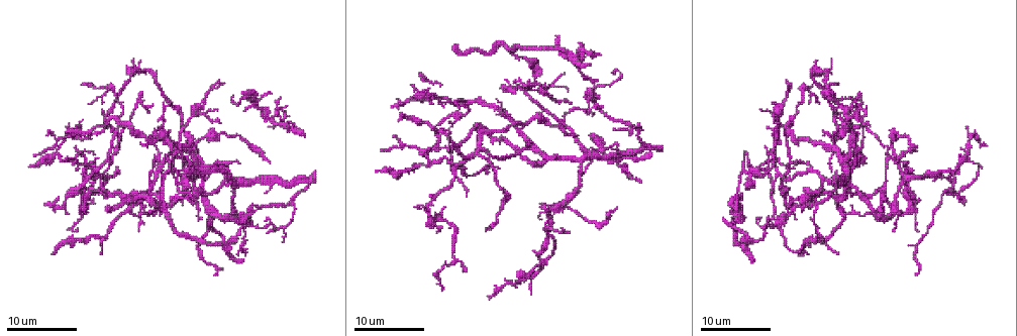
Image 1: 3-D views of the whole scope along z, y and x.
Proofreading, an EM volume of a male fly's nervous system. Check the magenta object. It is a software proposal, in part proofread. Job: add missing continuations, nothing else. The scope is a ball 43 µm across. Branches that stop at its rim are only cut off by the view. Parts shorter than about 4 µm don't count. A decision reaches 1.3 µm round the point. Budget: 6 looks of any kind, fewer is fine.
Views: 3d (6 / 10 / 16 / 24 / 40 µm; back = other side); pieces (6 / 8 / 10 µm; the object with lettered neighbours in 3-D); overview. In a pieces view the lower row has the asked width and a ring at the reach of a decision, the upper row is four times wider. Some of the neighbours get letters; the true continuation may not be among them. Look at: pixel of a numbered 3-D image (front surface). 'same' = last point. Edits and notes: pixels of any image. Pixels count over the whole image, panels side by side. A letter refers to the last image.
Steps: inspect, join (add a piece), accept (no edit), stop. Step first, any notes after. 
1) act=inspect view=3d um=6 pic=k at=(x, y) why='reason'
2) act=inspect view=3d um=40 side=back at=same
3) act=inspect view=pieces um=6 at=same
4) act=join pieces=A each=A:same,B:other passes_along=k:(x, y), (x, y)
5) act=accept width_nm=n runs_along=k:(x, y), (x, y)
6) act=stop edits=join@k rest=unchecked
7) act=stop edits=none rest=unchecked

act=inspect view=pieces um=8 pic=1 at=(142, 91) why='free end'

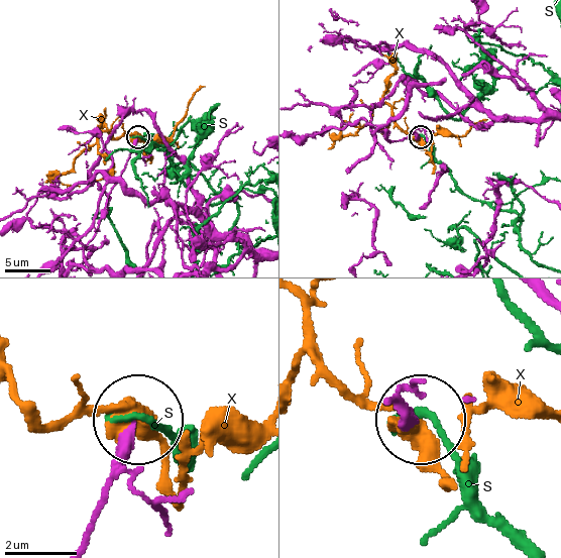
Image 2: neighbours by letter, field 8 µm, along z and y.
act=accept each=S:other,X:other found='no lettered piece goes on from it'

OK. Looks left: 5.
act=inspect view=pieces um=10 pic=1 at=(463, 269)

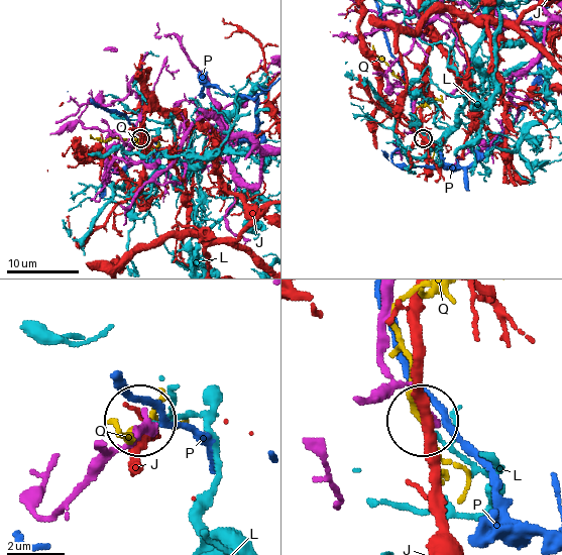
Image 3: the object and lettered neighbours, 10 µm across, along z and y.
act=accept each=J:other,L:other,P:other,Q:other runs_along=3:(97, 449), (119, 447), (140, 423) found='none of them fits'

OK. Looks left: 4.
act=inspect view=pieces um=10 pic=1 at=(100, 253) why='an open end'

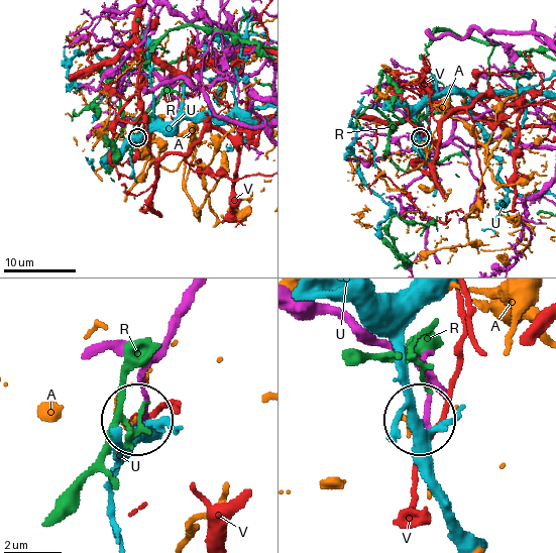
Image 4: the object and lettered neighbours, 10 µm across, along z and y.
act=accept each=A:other,R:other,U:other,V:other found='none of them fits'

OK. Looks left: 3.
act=stop edits=none rest=unchecked

